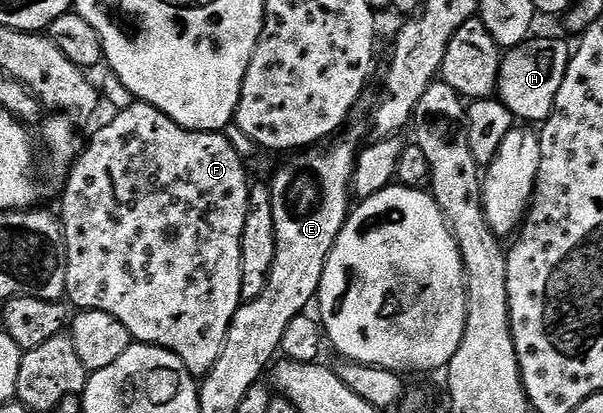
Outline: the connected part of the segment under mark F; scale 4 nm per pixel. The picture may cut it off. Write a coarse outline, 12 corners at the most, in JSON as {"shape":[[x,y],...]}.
{"shape":[[130,102],[59,218],[74,308],[195,377],[243,302],[228,134]]}

